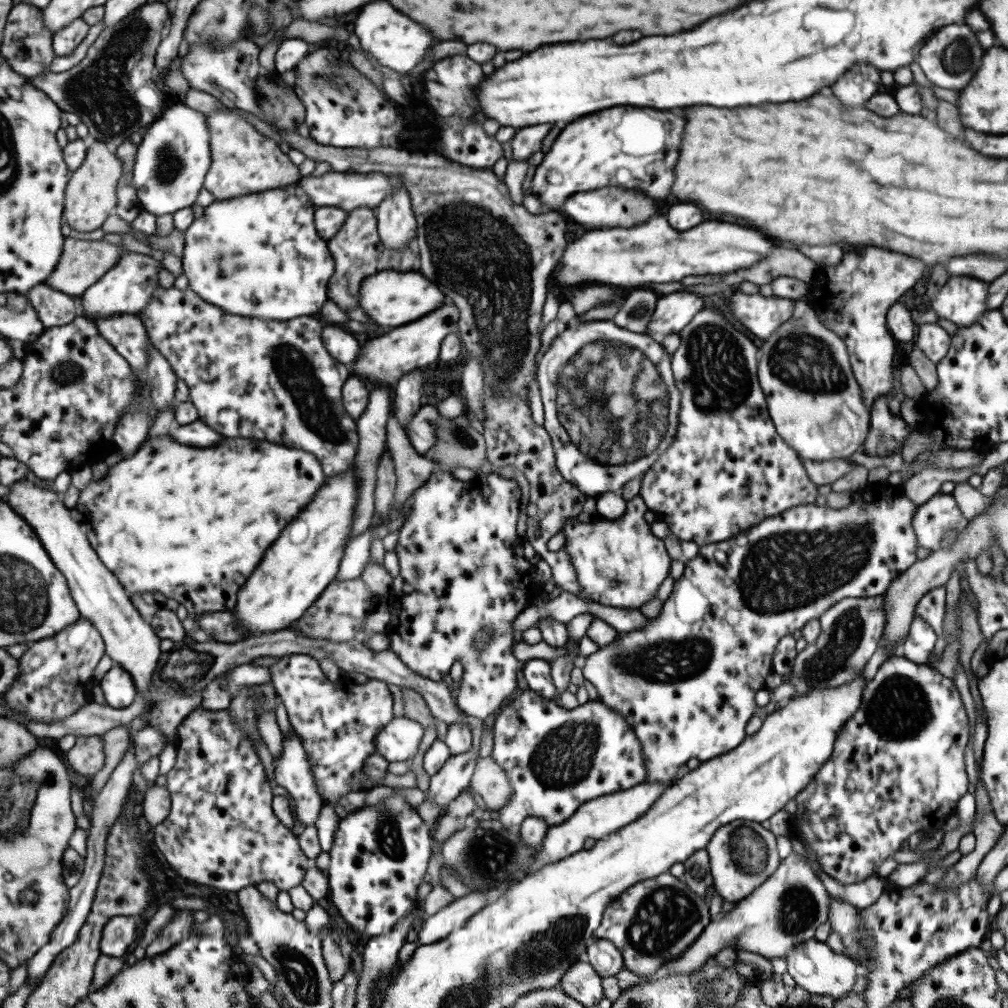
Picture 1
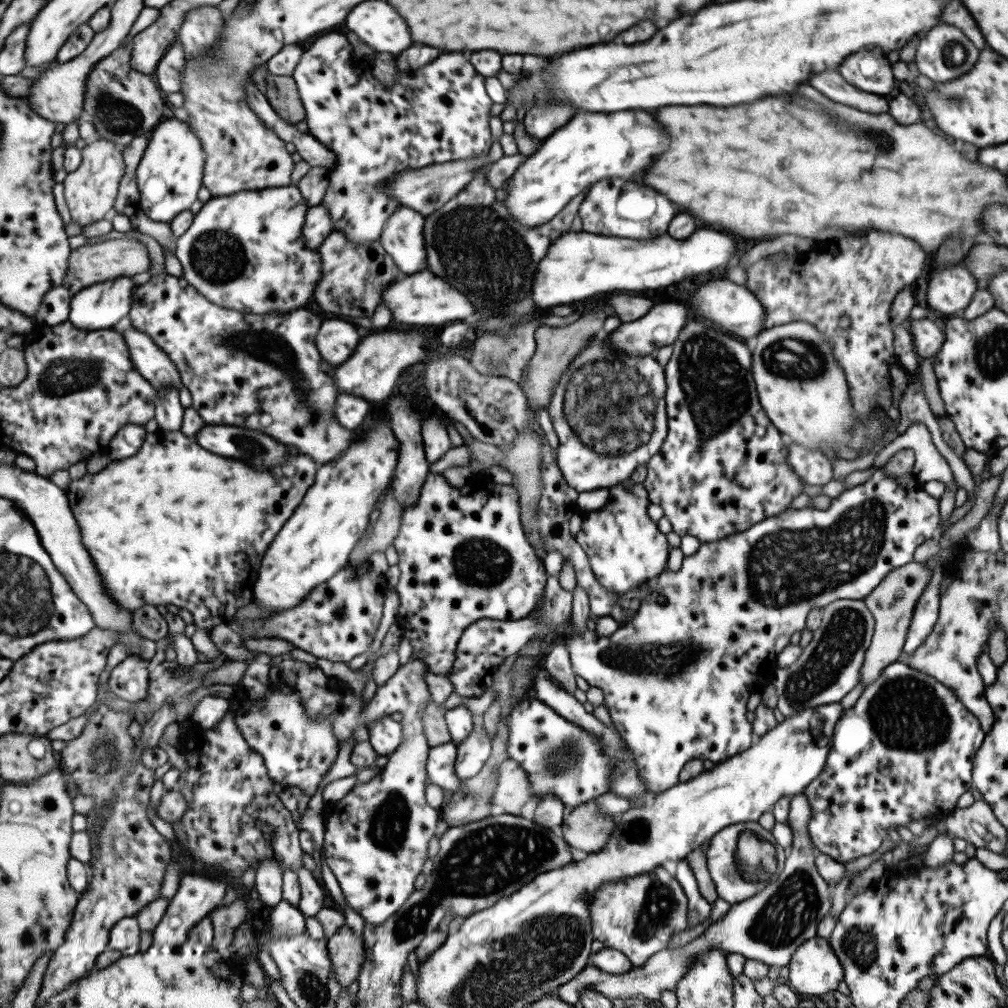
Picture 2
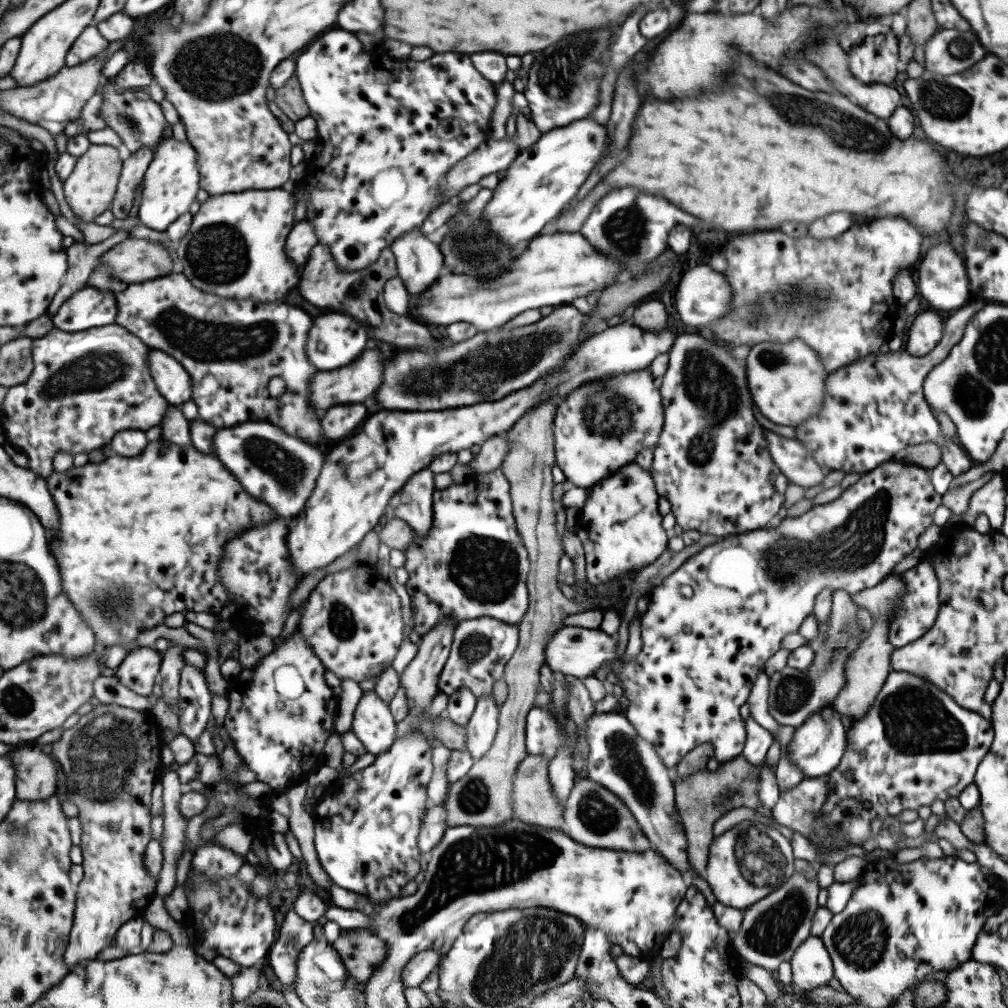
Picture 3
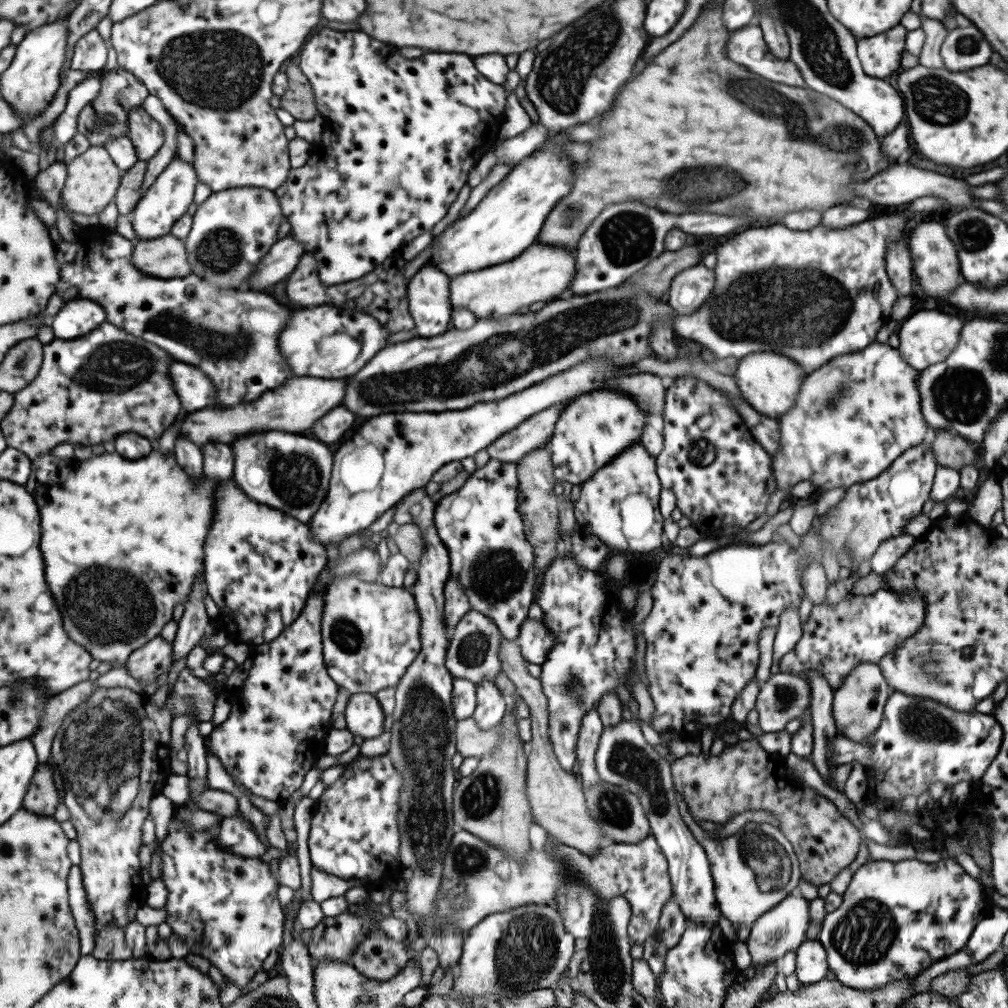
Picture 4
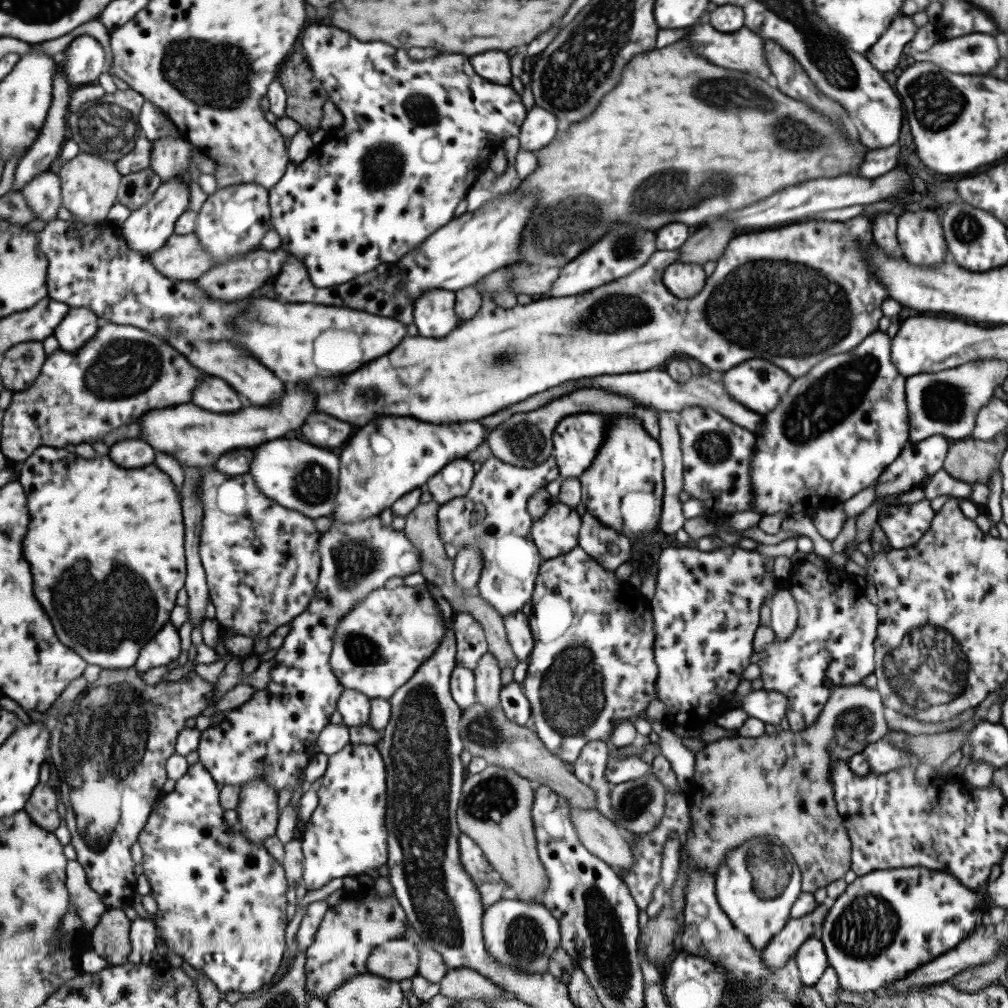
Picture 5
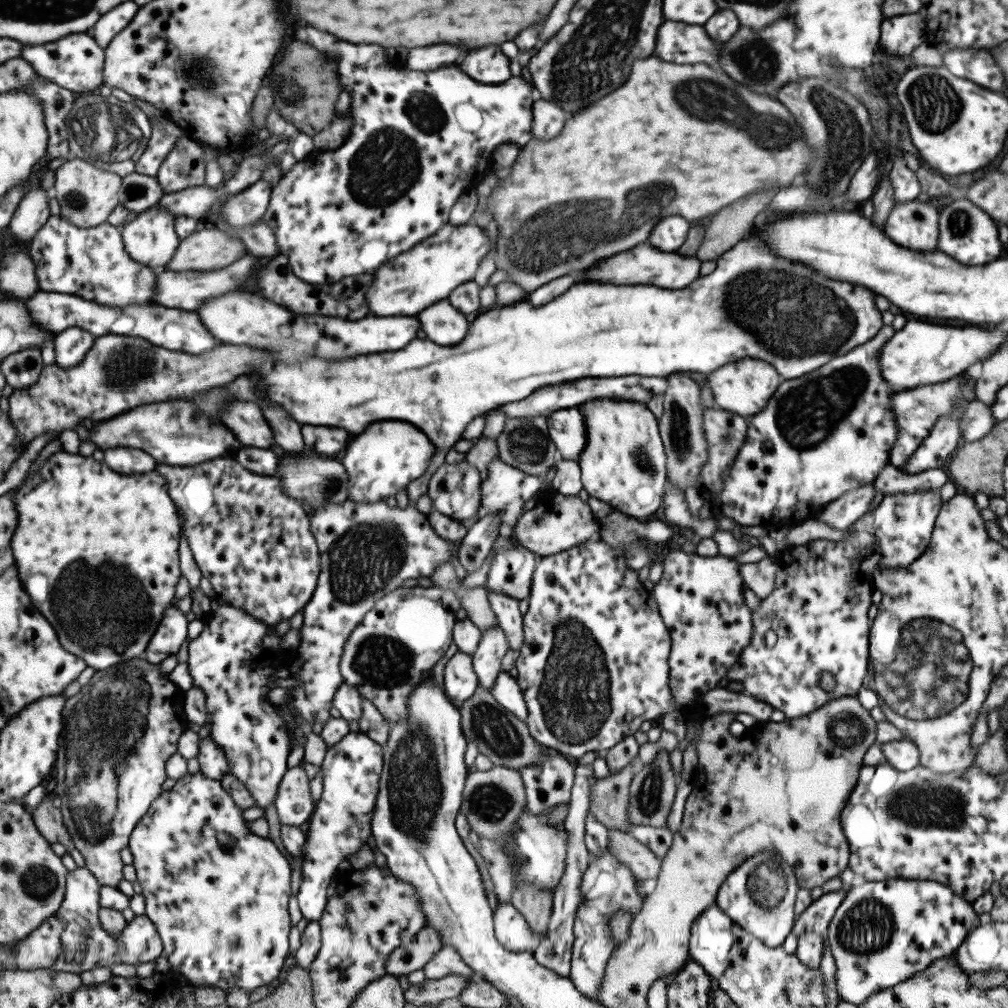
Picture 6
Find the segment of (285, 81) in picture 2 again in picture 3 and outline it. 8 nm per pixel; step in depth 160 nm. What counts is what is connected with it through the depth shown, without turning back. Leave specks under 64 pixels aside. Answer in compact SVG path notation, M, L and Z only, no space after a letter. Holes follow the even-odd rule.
M291 75L281 88L274 89L274 103L293 123L309 114L308 106L302 97L299 83L294 75Z

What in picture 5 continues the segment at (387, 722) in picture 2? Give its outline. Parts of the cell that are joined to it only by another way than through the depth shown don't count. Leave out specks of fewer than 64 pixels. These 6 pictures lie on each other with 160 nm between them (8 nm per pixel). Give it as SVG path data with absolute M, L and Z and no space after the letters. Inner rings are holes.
M343 688L336 702L336 711L347 727L362 726L368 722L369 705L369 699L364 694Z

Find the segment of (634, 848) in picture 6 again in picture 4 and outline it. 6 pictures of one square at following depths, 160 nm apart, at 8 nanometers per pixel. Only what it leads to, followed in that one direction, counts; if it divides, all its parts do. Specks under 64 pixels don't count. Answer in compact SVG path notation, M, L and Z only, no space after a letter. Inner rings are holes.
M502 636L498 650L500 667L506 677L514 684L517 697L527 705L530 714L531 738L526 743L527 759L525 771L525 796L533 815L533 823L539 825L557 843L579 850L585 856L593 856L597 850L615 844L601 835L597 821L589 817L585 807L581 783L573 772L565 772L557 762L549 739L547 738L548 712L546 696L539 679L529 675L519 645Z

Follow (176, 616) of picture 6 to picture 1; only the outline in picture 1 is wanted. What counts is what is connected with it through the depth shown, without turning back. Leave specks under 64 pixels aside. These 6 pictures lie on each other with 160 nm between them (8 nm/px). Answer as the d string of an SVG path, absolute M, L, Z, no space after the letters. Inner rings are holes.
M118 664L113 665L99 685L107 704L113 708L129 707L139 695L132 673Z

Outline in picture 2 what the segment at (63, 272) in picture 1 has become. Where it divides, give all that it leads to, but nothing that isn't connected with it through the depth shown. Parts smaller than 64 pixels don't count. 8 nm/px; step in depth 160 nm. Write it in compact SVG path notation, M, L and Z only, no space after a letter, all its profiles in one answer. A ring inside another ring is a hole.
M107 239L100 243L85 244L72 250L66 280L80 282L82 288L115 280L117 277L135 277L149 272L152 258L147 246L135 239Z

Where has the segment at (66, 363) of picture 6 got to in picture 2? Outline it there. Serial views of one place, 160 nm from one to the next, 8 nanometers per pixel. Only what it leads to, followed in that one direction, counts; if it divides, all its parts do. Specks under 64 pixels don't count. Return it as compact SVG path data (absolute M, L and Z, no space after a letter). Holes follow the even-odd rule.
M139 275L135 277L117 277L115 280L81 288L72 298L68 321L72 322L73 326L79 328L79 330L113 329L113 326L119 324L125 318L125 315L131 313L134 296L136 296L138 287L141 285L138 277Z

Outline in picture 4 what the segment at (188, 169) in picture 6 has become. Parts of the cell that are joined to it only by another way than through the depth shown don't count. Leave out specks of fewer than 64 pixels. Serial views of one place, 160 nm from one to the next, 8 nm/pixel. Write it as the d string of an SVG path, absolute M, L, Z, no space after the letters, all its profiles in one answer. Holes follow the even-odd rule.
M143 106L132 108L129 113L129 134L138 150L140 160L151 160L165 144L165 129Z

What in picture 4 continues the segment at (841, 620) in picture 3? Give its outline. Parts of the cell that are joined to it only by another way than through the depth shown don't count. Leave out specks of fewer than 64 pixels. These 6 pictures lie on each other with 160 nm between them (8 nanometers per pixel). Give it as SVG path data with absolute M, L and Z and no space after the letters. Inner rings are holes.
M778 671L762 683L754 702L762 732L779 732L792 718L808 711L810 687L799 678Z

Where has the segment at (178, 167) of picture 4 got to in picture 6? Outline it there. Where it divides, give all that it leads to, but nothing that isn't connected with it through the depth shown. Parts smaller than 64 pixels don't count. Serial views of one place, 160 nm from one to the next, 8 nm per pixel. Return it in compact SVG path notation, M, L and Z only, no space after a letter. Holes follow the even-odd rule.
M152 207L138 213L131 222L123 226L122 235L129 254L140 263L165 266L172 260L177 240L175 218L165 207Z

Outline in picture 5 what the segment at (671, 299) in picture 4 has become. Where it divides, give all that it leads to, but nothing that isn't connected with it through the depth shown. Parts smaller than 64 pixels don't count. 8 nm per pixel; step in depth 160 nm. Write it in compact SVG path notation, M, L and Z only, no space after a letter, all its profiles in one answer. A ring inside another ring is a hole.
M670 262L661 276L661 284L671 290L675 298L693 298L705 282L702 265Z

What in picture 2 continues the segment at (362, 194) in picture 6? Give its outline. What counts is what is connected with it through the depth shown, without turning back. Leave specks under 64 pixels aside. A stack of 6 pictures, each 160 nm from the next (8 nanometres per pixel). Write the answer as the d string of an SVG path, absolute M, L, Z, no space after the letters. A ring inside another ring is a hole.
M326 33L320 37L315 37L307 44L305 44L300 56L300 61L295 65L291 74L302 107L304 108L304 120L307 126L308 133L318 140L323 146L331 150L336 156L336 164L334 168L329 169L327 178L328 185L326 186L323 198L320 204L323 205L331 220L333 221L333 231L343 231L346 235L345 238L352 243L366 243L367 241L378 240L383 223L387 220L387 217L401 204L399 204L394 198L389 198L384 192L382 192L382 180L392 177L398 172L411 169L420 169L430 164L441 164L453 160L469 160L470 158L477 158L478 156L486 156L489 152L490 146L492 145L491 136L489 135L489 107L492 102L489 96L485 93L483 87L482 76L479 76L473 66L469 64L469 60L459 54L459 52L447 52L447 54L439 54L433 62L425 64L423 68L414 70L411 74L405 72L396 71L396 79L391 86L385 86L381 84L370 71L370 66L365 63L357 61L351 54L351 45L347 42L345 35L341 33Z

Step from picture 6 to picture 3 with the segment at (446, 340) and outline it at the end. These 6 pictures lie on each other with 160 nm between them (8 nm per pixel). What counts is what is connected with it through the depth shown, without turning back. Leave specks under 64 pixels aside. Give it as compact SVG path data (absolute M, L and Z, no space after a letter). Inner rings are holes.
M420 229L401 233L388 248L394 256L397 276L411 296L421 294L439 276L443 255Z

